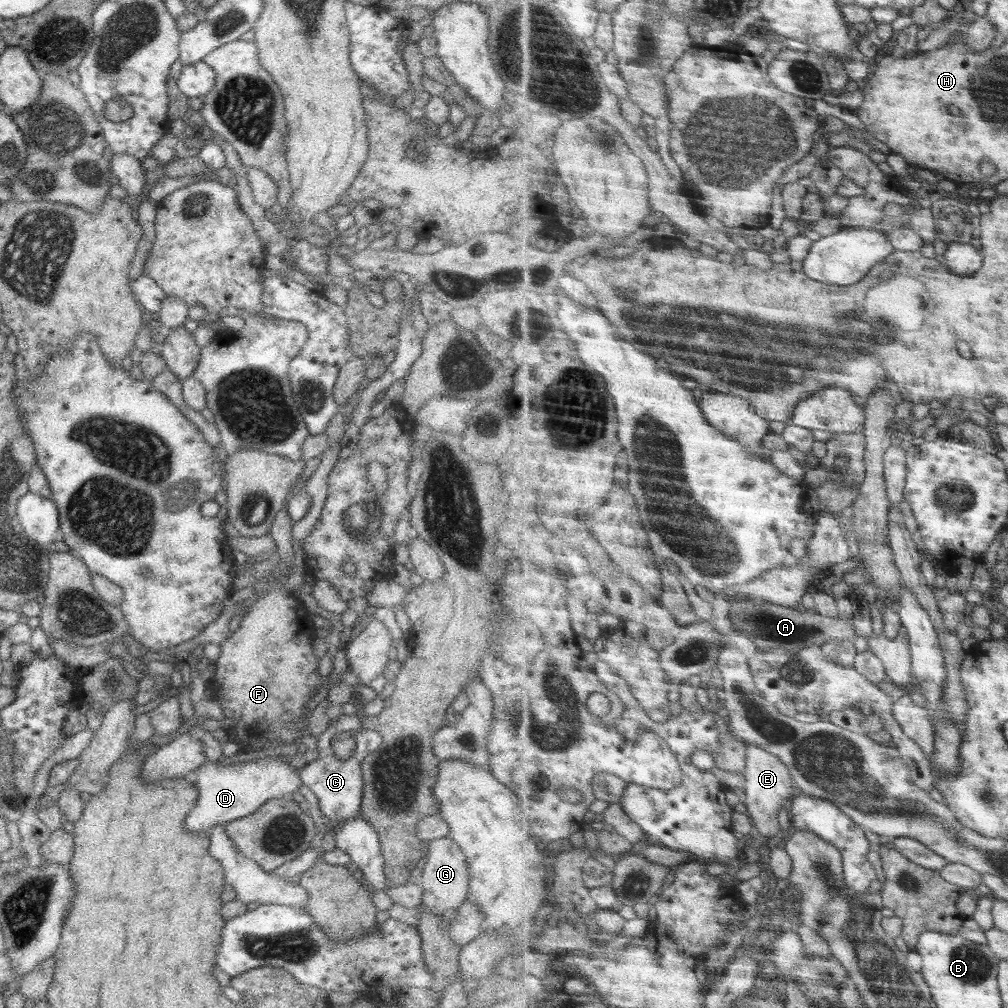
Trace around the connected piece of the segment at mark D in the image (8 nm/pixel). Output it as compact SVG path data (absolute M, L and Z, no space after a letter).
M284 755L262 756L261 759L229 764L226 767L220 762L206 760L185 778L198 791L196 806L188 813L185 822L187 829L196 833L209 833L213 826L244 818L258 810L267 800L286 796L290 792L297 794L303 784Z

